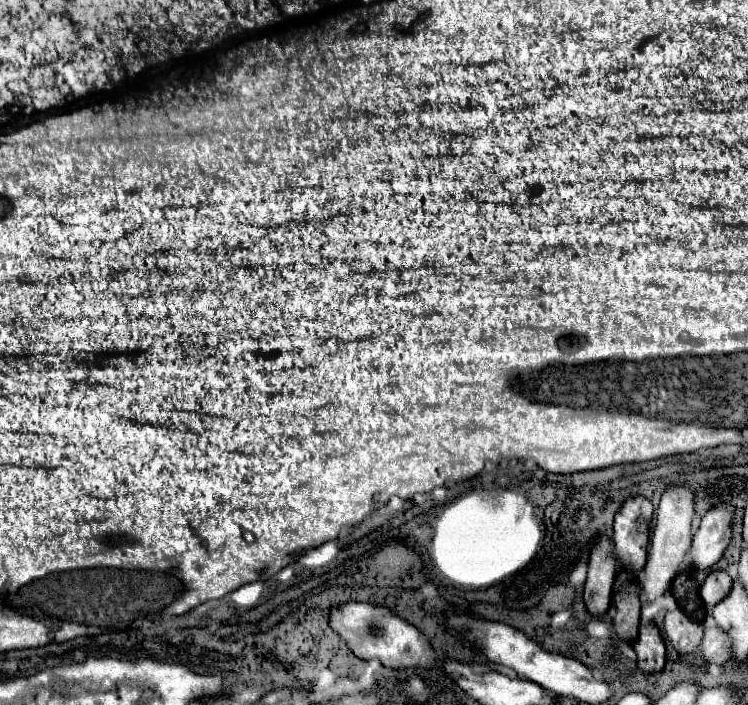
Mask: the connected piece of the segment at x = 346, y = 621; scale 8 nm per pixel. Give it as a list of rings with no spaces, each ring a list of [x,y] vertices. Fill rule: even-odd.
[[[346,603],[340,609],[330,611],[330,625],[336,633],[340,633],[342,639],[346,639],[348,647],[356,653],[360,659],[374,659],[378,657],[384,667],[390,669],[408,669],[408,667],[422,667],[432,669],[438,665],[438,659],[434,655],[434,649],[426,641],[426,637],[410,623],[394,615],[392,611],[384,607],[376,607],[370,603]],[[374,625],[380,629],[378,635],[372,635],[368,627]]]

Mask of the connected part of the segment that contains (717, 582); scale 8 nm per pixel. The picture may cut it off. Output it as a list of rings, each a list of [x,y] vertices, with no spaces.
[[[712,571],[700,589],[700,597],[708,607],[714,607],[728,597],[730,589],[732,589],[732,577],[726,571]]]

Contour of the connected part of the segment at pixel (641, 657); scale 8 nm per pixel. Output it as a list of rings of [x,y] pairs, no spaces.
[[[656,625],[640,627],[640,635],[638,635],[636,643],[632,643],[632,647],[638,655],[638,669],[644,675],[652,675],[652,673],[658,673],[664,669],[666,649],[664,649],[664,641],[662,641]]]

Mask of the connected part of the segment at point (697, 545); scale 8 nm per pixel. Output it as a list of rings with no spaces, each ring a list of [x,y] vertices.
[[[720,505],[720,509],[710,509],[700,523],[690,547],[690,565],[698,571],[710,571],[724,555],[730,543],[730,519],[732,509]]]

